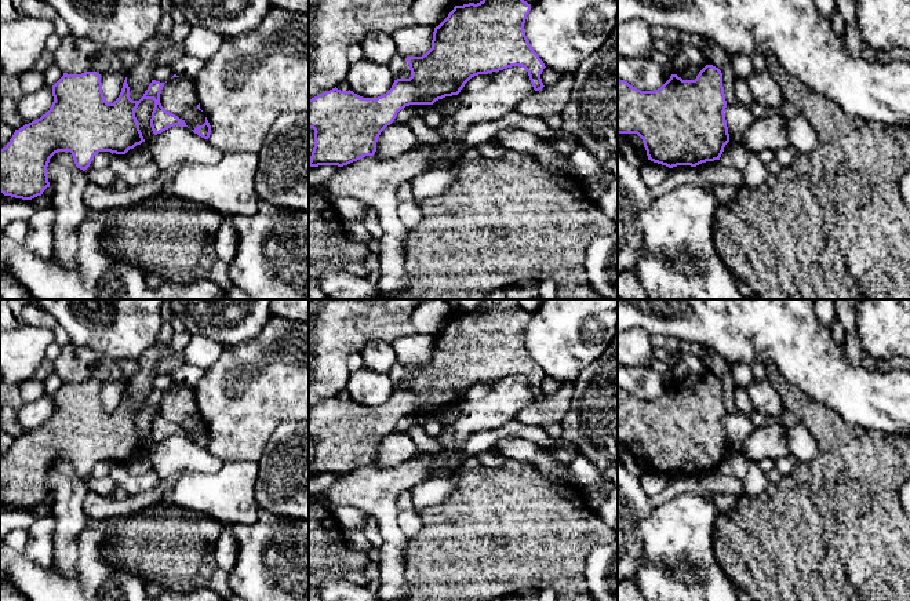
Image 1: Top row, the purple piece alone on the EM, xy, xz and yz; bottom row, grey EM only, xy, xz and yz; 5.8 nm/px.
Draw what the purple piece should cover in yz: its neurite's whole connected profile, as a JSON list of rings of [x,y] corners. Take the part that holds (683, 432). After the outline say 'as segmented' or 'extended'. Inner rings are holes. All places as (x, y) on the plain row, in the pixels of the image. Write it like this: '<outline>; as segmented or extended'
[[[706,374],[695,389],[671,383],[655,400],[641,400],[618,387],[618,442],[637,442],[648,469],[669,477],[720,469],[729,451],[725,416],[722,382],[713,374]]]; as segmented

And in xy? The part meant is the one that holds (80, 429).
[[[85,380],[81,383],[63,385],[52,394],[54,411],[50,419],[40,427],[15,438],[10,451],[0,458],[0,502],[22,509],[41,505],[50,496],[47,476],[50,467],[58,460],[70,460],[77,477],[85,480],[94,465],[99,460],[125,463],[130,458],[145,451],[135,419],[143,408],[153,408],[150,436],[154,444],[179,434],[188,436],[185,429],[167,420],[160,412],[160,403],[165,391],[152,389],[139,409],[130,407],[127,386],[121,401],[113,412],[108,412],[103,401],[101,383]]]; as segmented

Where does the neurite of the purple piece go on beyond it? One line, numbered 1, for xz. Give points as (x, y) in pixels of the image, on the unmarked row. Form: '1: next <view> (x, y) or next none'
1: next none

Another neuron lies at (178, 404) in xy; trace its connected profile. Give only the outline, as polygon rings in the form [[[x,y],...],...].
[[[172,386],[160,403],[161,415],[182,427],[189,438],[194,438],[205,431],[205,423],[197,418],[197,398],[193,387]]]

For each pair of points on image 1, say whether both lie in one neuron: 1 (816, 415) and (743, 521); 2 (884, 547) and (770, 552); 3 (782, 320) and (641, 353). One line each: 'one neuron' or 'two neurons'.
1: one neuron
2: one neuron
3: two neurons

